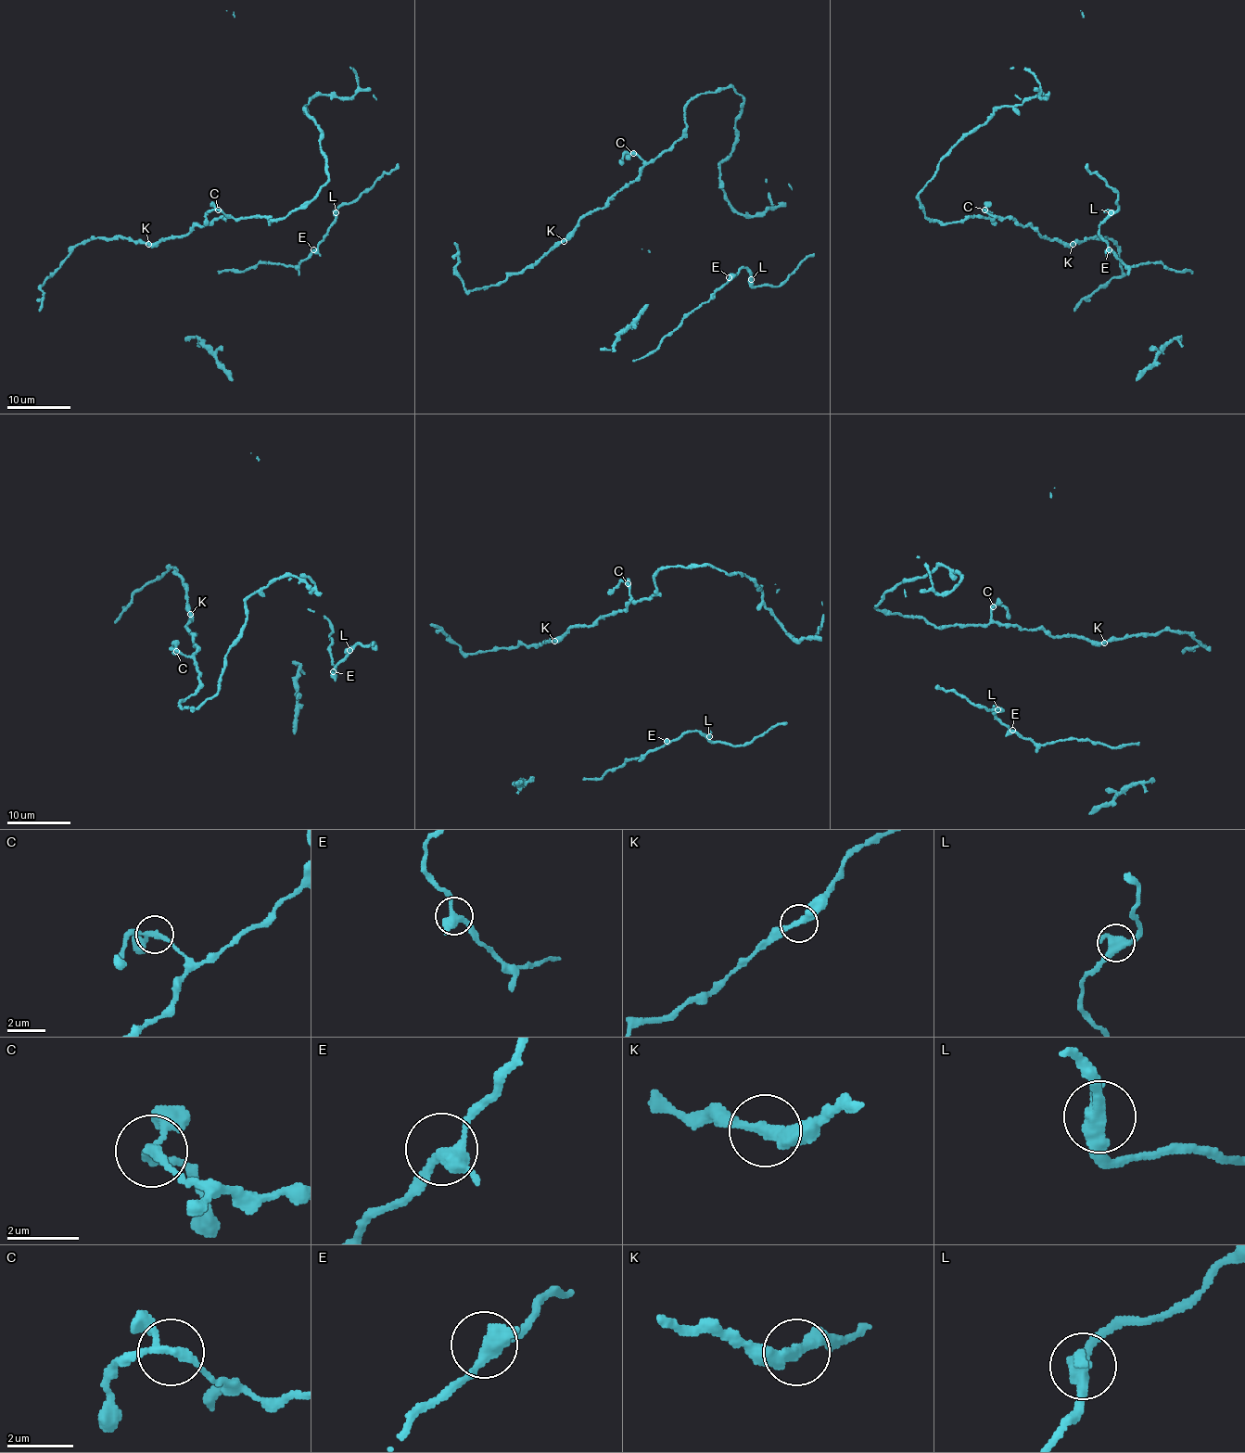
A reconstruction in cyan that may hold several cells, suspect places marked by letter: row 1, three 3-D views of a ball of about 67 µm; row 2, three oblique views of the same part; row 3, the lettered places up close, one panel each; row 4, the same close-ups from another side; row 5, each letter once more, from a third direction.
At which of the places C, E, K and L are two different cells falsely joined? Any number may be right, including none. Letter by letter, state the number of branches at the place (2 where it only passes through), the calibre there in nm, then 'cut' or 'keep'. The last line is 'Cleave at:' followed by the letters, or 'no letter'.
C: branches 3; calibre 200 nm; keep
E: branches 3; calibre 360 nm; keep
K: branches 2; calibre 320 nm; keep
L: branches 3; calibre 380 nm; keep
Cleave at: no letter

